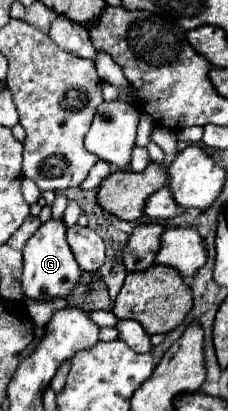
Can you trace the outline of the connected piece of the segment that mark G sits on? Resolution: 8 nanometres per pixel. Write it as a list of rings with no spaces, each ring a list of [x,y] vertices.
[[[49,219],[43,223],[37,233],[27,241],[23,249],[23,289],[25,297],[67,297],[75,287],[81,267],[73,259],[73,253],[65,241],[65,223],[63,219]]]

